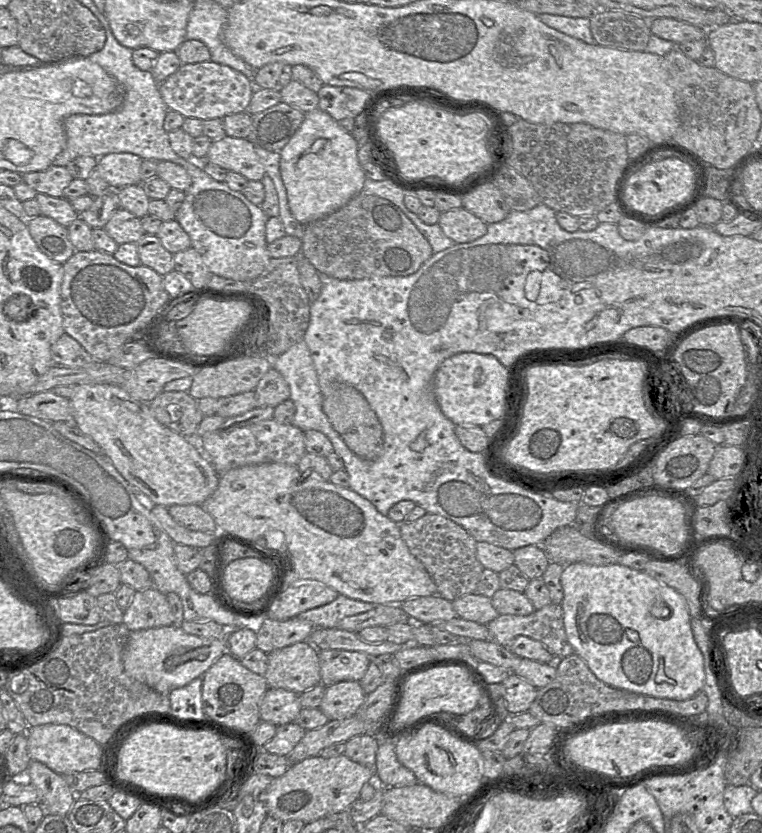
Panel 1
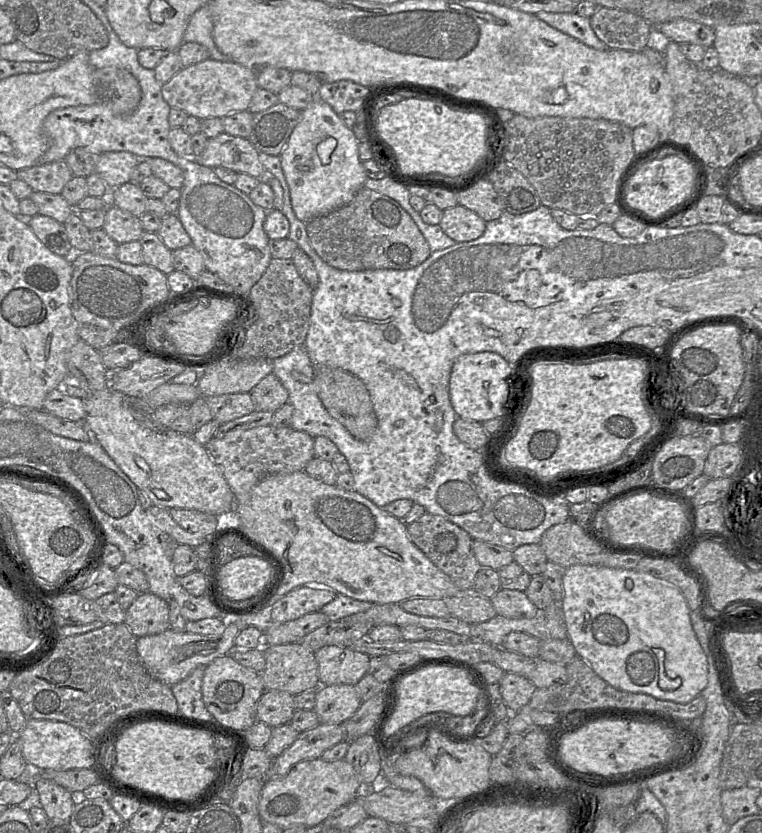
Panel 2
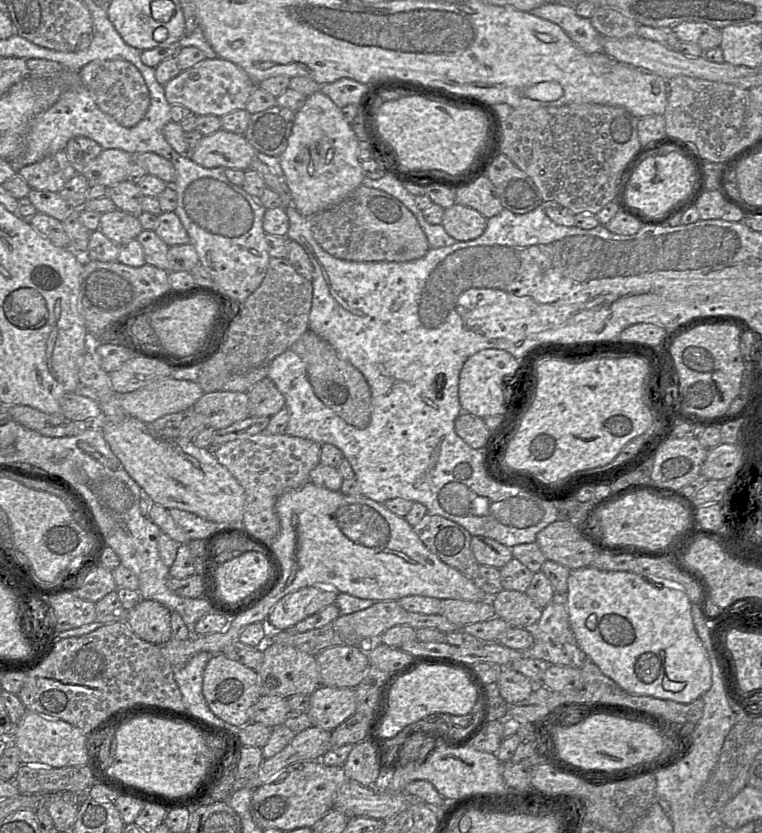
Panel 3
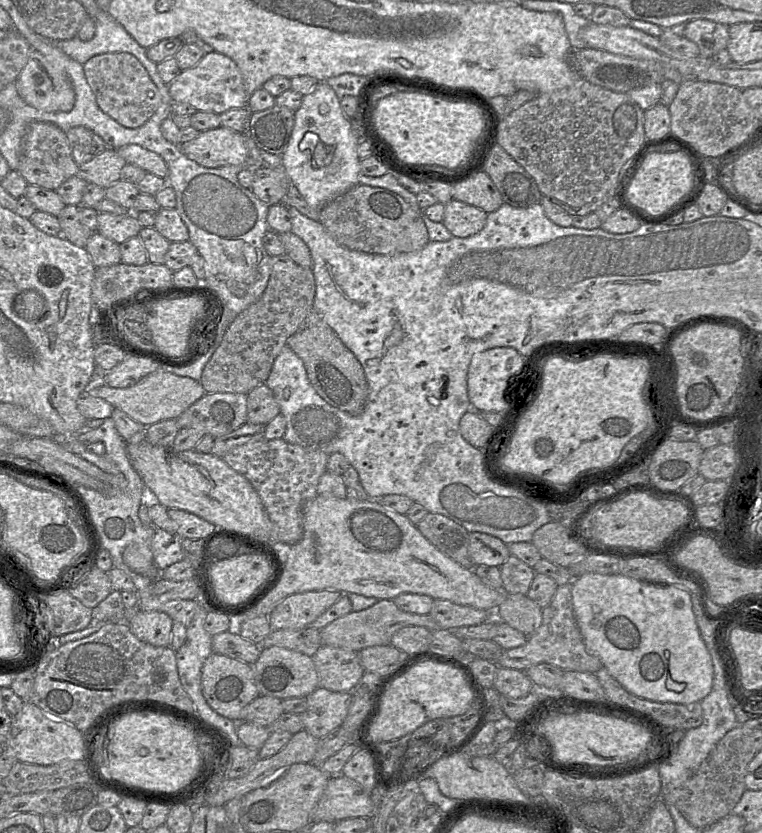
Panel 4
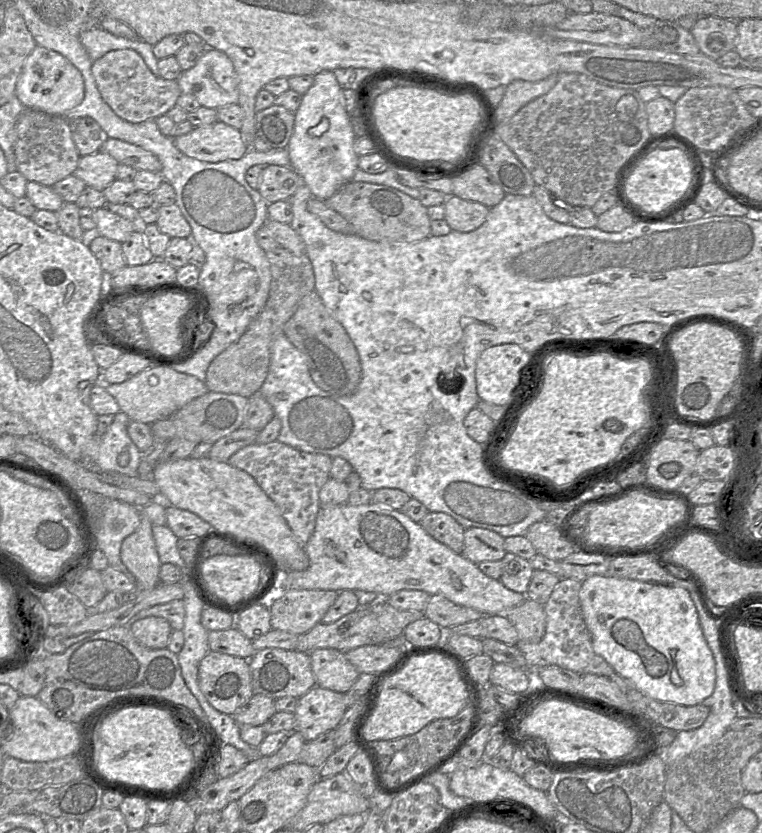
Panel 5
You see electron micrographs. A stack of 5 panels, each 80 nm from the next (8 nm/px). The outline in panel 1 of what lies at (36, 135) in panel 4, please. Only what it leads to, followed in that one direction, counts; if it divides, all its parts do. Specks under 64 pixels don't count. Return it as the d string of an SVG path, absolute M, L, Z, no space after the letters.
M51 165L44 171L28 172L22 175L23 181L37 193L53 197L63 197L64 189L74 179L66 166Z

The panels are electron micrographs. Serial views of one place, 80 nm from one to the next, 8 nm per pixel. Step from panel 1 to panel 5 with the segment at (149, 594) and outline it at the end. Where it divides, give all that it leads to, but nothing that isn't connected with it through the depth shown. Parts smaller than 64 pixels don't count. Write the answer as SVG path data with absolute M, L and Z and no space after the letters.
M159 616L138 619L129 625L129 629L140 644L151 649L166 648L173 631L169 622Z

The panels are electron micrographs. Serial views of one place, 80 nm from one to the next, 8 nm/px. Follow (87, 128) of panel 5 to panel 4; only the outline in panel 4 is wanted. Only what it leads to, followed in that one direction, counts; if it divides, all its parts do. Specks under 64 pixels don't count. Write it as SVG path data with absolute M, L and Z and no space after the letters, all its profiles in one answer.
M79 126L66 132L72 156L78 166L107 149L105 142L93 131Z

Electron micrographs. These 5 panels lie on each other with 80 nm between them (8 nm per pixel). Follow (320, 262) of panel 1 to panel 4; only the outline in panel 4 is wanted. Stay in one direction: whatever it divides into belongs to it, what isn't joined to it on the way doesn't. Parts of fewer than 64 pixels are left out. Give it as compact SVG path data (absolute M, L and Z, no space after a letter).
M356 185L319 210L318 221L337 244L364 253L410 253L423 249L430 241L421 212L400 195L381 187Z

